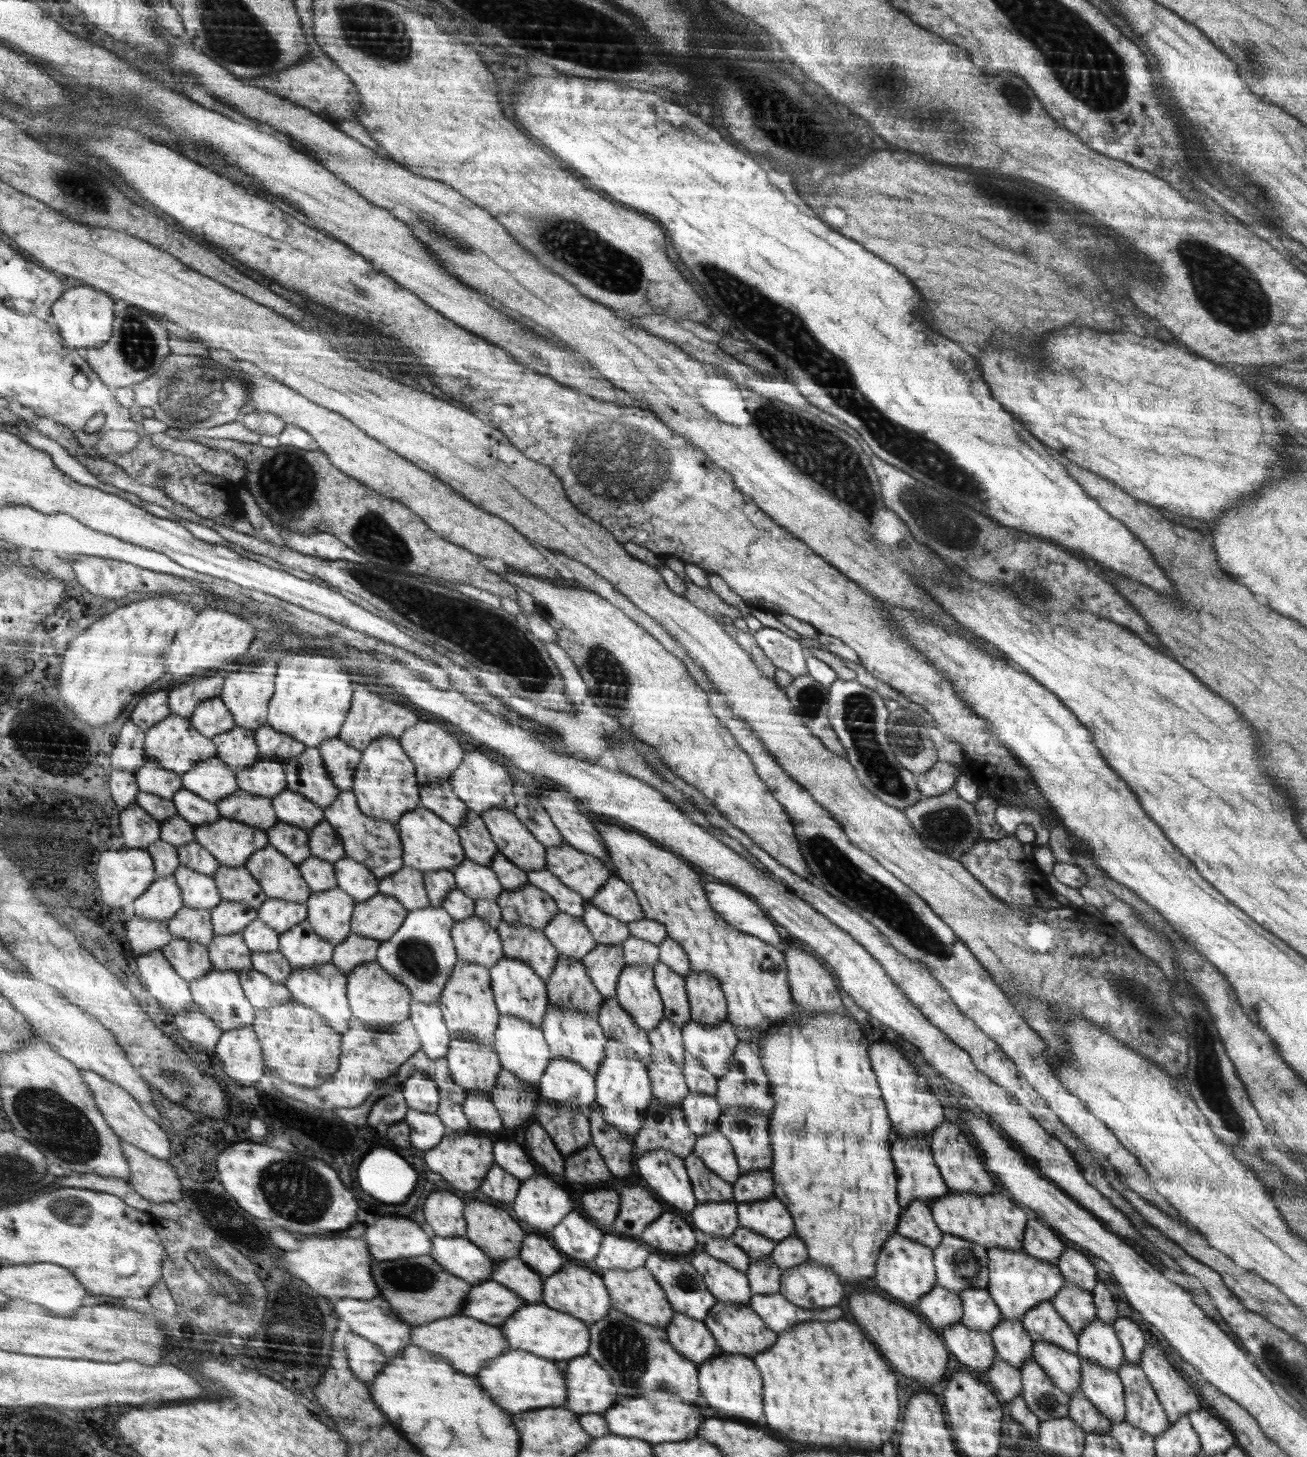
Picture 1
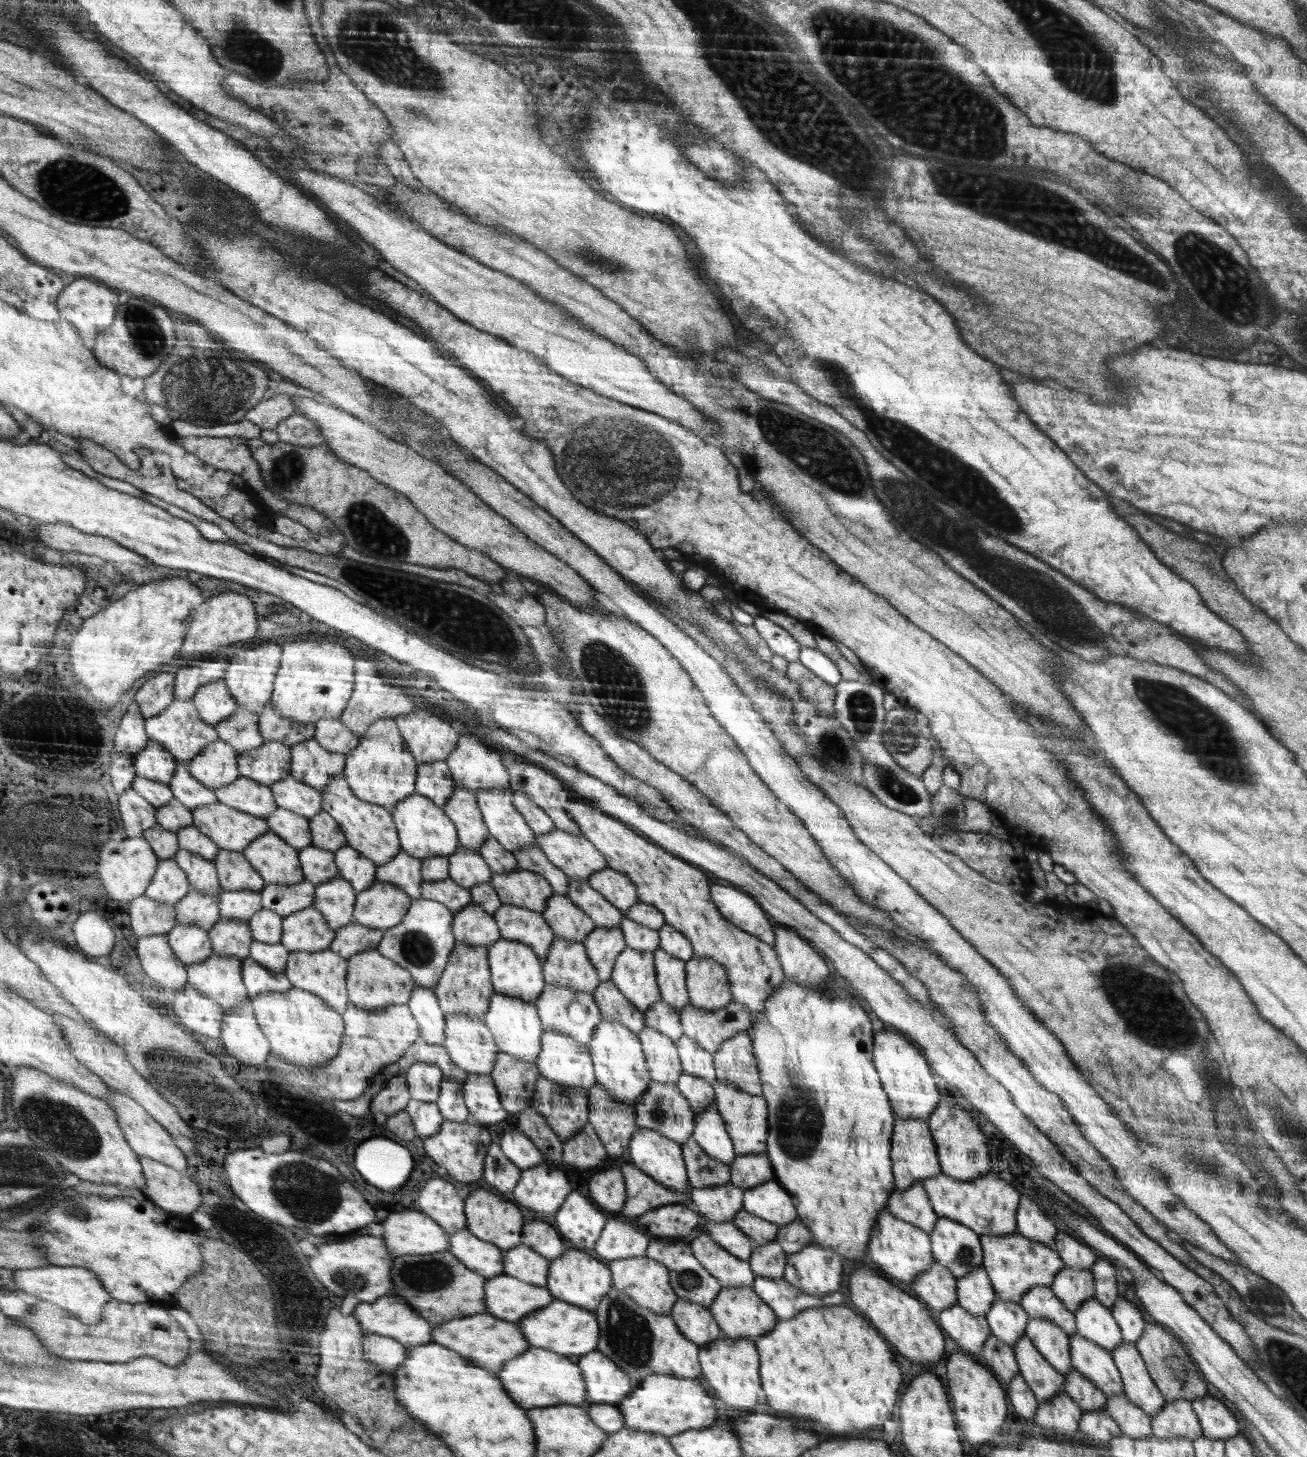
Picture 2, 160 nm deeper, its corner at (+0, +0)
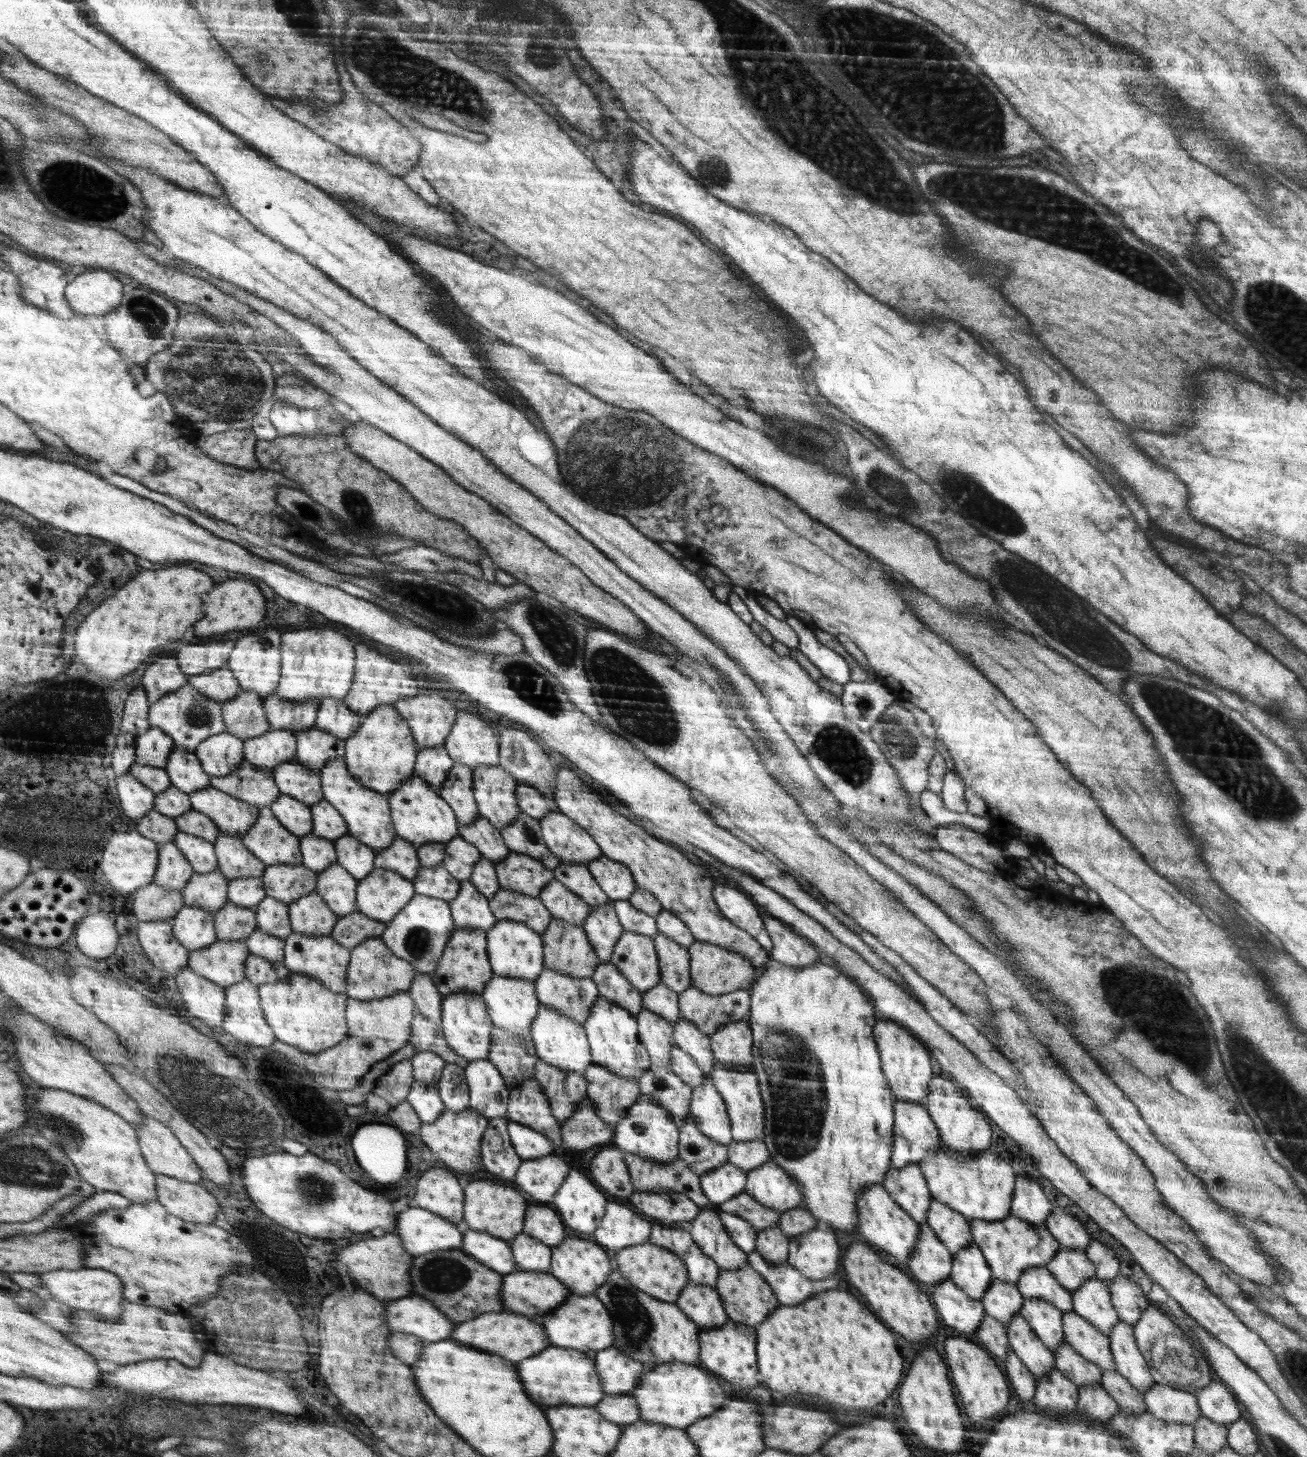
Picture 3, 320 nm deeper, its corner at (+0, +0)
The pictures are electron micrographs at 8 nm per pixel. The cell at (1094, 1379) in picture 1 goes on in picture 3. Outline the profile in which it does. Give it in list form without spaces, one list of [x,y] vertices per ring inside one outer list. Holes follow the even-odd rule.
[[[1073,1310],[1063,1314],[1065,1342],[1079,1352],[1088,1362],[1104,1370],[1116,1370],[1115,1357],[1111,1351],[1110,1338],[1100,1334],[1092,1324],[1080,1318]]]

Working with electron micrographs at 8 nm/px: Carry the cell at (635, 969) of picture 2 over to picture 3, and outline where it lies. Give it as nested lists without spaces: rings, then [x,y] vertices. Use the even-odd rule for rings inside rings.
[[[624,931],[612,954],[611,964],[618,968],[644,994],[662,982],[654,938],[636,931]]]

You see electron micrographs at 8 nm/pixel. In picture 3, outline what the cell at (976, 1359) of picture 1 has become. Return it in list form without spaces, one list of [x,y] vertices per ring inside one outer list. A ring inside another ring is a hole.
[[[950,1278],[939,1282],[932,1291],[936,1310],[948,1328],[964,1338],[975,1338],[986,1314],[981,1300],[972,1300]]]

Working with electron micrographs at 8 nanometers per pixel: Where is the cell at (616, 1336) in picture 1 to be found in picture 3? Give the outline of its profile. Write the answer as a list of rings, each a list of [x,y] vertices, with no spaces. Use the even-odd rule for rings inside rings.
[[[618,1266],[611,1270],[607,1281],[594,1293],[604,1303],[608,1314],[611,1314],[616,1339],[612,1347],[618,1347],[632,1360],[642,1362],[646,1369],[655,1369],[670,1362],[682,1362],[688,1366],[698,1364],[698,1352],[702,1352],[702,1348],[698,1348],[698,1327],[675,1302],[652,1298],[652,1295],[633,1286]]]

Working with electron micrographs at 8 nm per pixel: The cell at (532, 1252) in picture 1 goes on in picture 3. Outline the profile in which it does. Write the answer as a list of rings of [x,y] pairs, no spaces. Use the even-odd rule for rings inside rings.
[[[538,1203],[538,1206],[527,1208],[527,1220],[524,1225],[524,1231],[527,1235],[546,1243],[554,1249],[566,1236],[566,1232],[564,1232],[566,1228],[564,1228],[562,1221],[556,1216],[554,1210],[546,1208],[546,1204]]]

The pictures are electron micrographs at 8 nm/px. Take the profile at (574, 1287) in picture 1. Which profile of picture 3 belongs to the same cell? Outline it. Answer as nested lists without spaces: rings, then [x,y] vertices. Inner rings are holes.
[[[574,1233],[552,1249],[549,1272],[567,1286],[570,1295],[584,1296],[594,1293],[607,1281],[611,1270],[608,1254],[590,1237]]]

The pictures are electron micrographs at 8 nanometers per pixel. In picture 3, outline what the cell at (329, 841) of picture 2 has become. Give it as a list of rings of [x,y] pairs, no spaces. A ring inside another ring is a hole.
[[[322,799],[313,804],[311,815],[313,819],[312,834],[322,840],[334,842],[346,834],[350,834],[350,829],[347,827],[347,822],[344,822],[343,815],[327,800]]]

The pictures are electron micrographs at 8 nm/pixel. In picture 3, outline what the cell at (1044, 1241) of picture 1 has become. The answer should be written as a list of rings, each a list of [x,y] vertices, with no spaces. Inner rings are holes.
[[[1016,1175],[1015,1196],[1012,1197],[1011,1214],[1035,1225],[1044,1225],[1053,1205],[1037,1181]]]

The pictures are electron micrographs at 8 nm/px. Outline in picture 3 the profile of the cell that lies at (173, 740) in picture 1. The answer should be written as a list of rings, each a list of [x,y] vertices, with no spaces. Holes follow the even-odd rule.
[[[190,683],[153,704],[150,718],[152,727],[162,727],[175,738],[178,747],[186,747],[194,752],[211,736],[227,731],[223,704]]]

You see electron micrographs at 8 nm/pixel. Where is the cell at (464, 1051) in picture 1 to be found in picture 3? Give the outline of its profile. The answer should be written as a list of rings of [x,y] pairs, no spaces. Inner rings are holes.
[[[450,993],[442,998],[441,1027],[449,1047],[468,1062],[486,1060],[490,1057],[494,1024],[487,1013],[487,1004],[479,994]]]

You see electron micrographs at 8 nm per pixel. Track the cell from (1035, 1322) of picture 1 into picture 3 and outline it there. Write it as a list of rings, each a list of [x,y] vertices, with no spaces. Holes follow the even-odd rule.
[[[1046,1266],[1026,1270],[1015,1284],[1023,1300],[1042,1300],[1058,1308],[1063,1314],[1074,1310],[1071,1292],[1057,1281]]]

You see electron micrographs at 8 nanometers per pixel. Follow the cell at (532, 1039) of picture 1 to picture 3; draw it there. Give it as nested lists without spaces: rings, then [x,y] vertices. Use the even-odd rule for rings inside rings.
[[[494,975],[480,995],[487,1004],[487,1013],[491,1017],[494,1028],[507,1030],[517,1035],[530,1034],[532,1021],[536,1018],[540,1006],[534,981]]]

